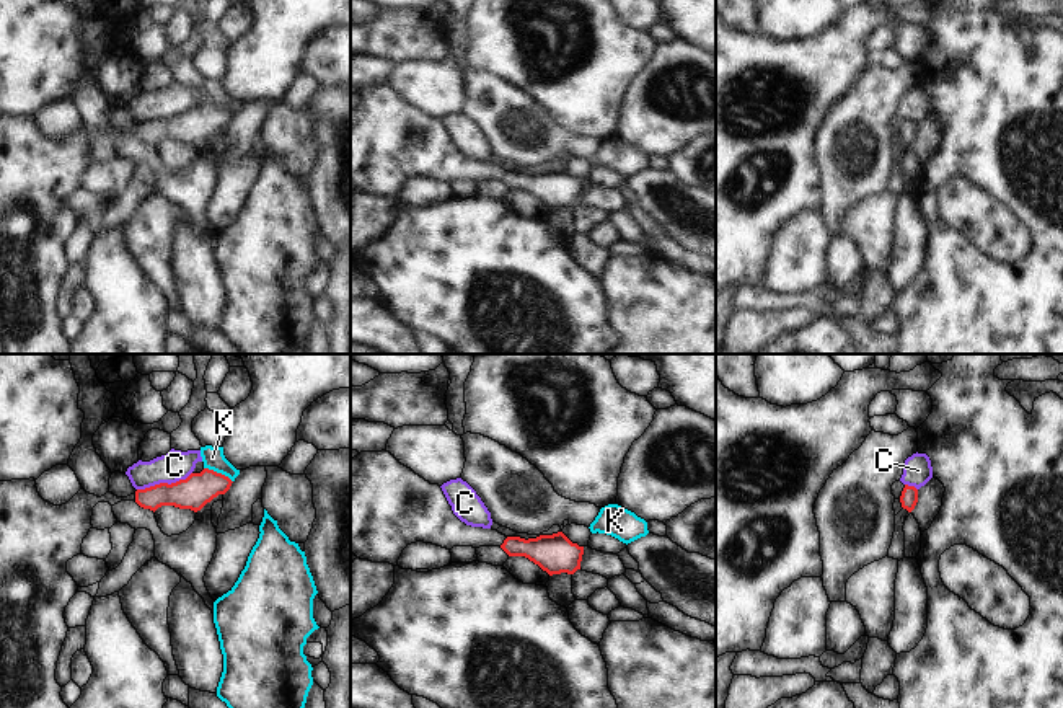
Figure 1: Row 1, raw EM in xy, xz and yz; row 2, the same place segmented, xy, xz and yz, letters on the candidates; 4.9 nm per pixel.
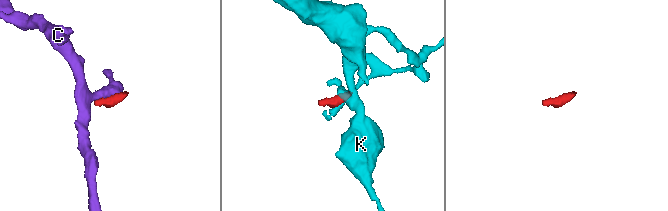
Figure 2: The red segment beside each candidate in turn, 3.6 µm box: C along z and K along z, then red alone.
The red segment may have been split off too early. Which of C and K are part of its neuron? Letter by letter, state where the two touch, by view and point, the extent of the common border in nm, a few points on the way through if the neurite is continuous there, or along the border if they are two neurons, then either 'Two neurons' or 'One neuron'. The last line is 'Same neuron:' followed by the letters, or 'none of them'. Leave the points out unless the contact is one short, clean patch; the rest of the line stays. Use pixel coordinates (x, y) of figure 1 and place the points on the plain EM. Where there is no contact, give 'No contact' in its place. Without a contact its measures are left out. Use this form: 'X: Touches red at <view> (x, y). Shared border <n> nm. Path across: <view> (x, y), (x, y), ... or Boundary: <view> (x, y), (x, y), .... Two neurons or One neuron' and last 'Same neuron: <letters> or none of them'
C: Touches red at xy (163, 118). Shared border 280 nm. Boundary: xy (191, 106), (185, 113), (137, 124). Two neurons
K: Touches red at xy (219, 108). Shared border 160 nm. Boundary: xy (204, 101), (224, 108), (232, 116). Two neurons
Same neuron: none of them.

